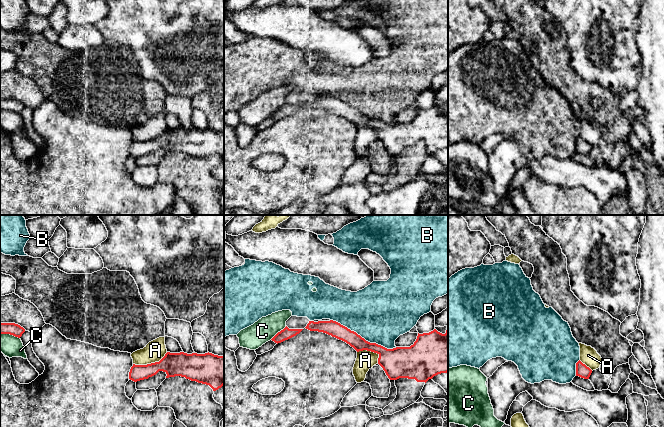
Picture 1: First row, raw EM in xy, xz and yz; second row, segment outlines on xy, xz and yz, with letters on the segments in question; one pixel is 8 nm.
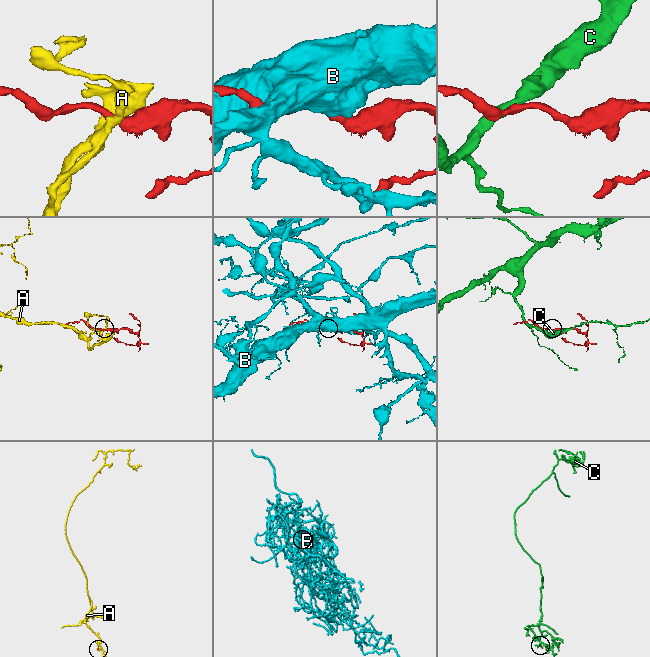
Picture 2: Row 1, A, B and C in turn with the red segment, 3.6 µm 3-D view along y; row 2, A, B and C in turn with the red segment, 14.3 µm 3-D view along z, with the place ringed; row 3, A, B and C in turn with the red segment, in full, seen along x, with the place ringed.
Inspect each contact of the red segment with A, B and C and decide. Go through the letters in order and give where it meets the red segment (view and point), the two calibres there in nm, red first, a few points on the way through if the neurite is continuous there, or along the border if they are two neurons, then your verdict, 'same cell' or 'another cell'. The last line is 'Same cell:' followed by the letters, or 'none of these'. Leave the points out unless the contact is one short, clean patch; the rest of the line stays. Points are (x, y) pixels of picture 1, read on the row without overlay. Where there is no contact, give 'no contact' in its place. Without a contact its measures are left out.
A: contact xy (151, 139); calibres 190 and 160 nm; border xy (167, 128), (158, 137), (146, 140), (133, 140); another cell
B: contact xz (363, 114); calibres 140 and 480 nm; another cell
C: contact xz (278, 108); calibres 90 and 190 nm; another cell
Same cell: none of these

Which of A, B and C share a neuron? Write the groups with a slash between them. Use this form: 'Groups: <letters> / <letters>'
Groups: A / B / C

